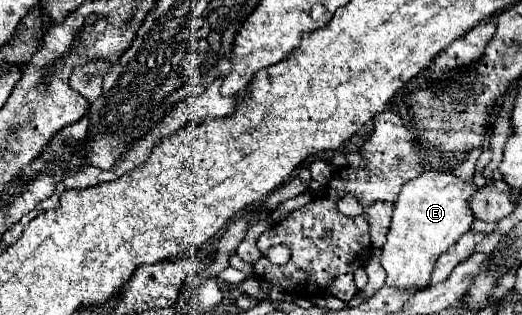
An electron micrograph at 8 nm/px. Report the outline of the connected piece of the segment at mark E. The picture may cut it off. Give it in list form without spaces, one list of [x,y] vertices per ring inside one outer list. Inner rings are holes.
[[[449,170],[423,172],[403,186],[395,202],[391,228],[381,254],[381,266],[387,272],[387,286],[399,290],[423,290],[429,286],[437,258],[447,252],[475,220],[467,204],[475,192],[477,186],[473,182],[463,182]]]

